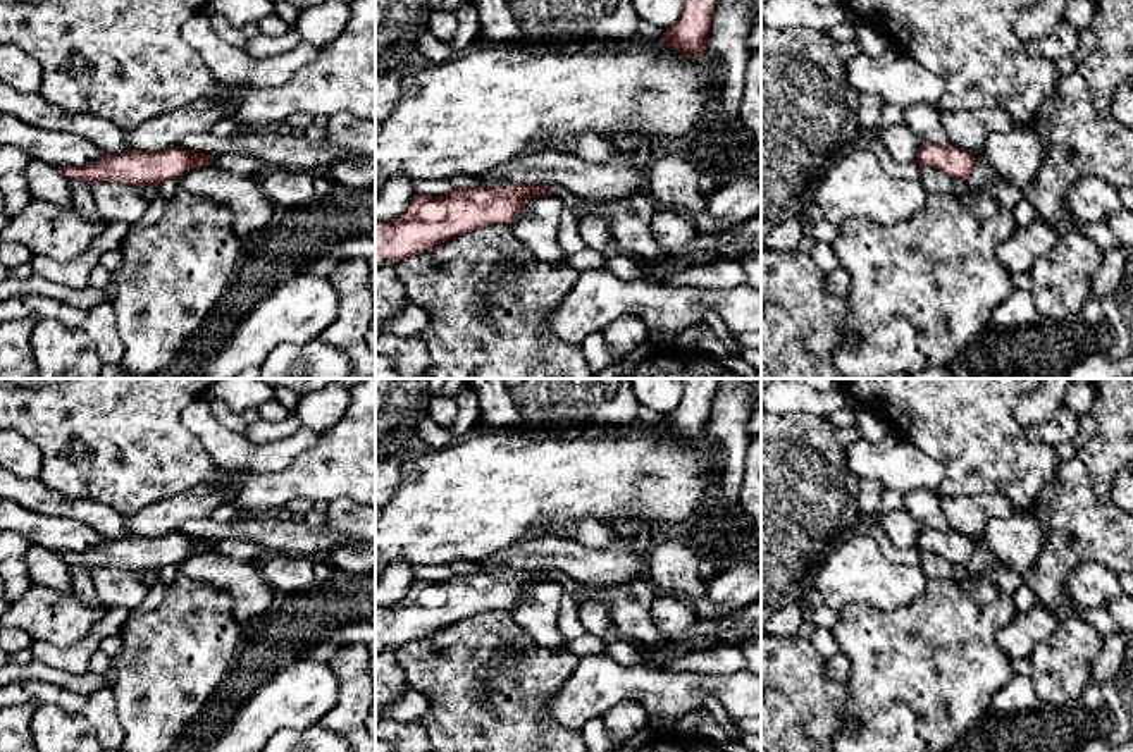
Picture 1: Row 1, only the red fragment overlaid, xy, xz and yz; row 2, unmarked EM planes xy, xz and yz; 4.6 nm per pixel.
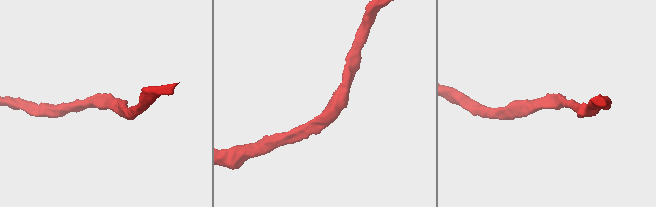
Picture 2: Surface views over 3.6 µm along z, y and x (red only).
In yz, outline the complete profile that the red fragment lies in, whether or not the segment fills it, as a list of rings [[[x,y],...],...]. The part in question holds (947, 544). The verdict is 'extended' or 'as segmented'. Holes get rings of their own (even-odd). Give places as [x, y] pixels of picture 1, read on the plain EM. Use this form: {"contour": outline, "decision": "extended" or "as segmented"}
{"contour": [[[926,527],[919,532],[916,547],[919,552],[937,554],[950,561],[954,566],[968,564],[976,549],[973,539],[963,537],[954,530],[937,530]]], "decision": "as segmented"}

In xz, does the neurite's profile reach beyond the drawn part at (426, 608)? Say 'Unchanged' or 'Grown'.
Unchanged

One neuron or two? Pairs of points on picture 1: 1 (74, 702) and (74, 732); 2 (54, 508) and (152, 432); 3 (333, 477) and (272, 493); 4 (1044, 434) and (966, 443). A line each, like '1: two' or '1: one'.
1: two
2: two
3: one
4: two

